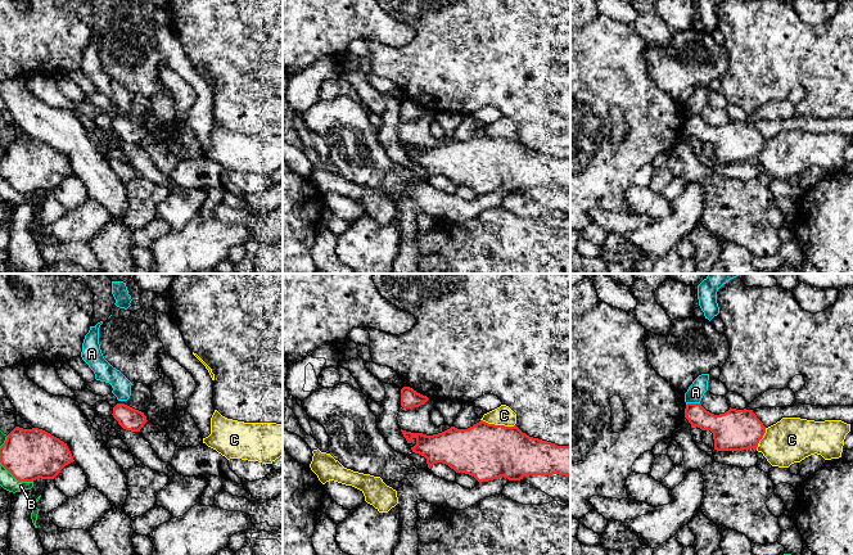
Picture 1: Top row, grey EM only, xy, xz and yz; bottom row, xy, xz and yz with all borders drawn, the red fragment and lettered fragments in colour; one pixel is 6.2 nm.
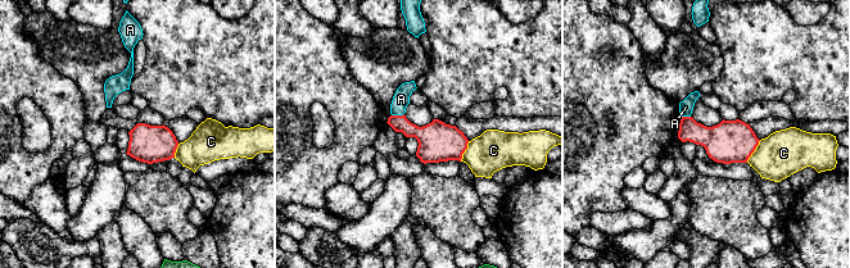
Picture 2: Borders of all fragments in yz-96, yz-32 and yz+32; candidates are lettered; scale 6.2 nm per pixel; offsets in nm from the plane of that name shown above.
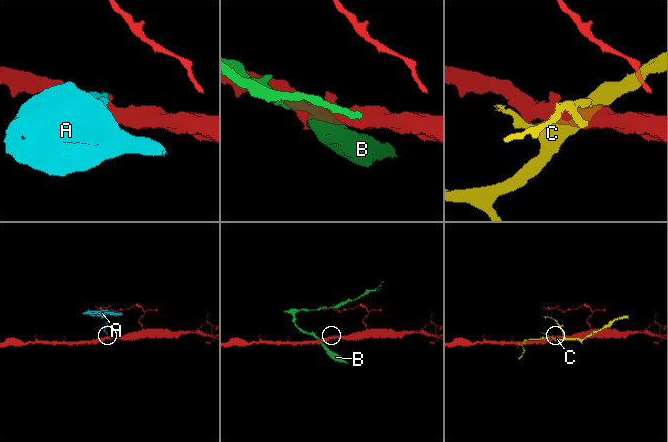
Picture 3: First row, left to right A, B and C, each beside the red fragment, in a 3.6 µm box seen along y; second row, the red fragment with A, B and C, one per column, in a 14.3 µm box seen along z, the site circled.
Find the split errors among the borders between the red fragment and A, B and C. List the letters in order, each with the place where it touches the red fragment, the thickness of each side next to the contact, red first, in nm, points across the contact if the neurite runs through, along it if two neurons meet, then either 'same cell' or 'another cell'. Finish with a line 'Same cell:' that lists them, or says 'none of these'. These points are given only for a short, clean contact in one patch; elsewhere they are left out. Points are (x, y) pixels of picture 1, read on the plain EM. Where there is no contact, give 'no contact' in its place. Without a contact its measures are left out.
A: contact yz (693, 116); calibres 180 and 110 nm; border yz (699, 114), (689, 114), (686, 117); another cell
B: contact xy (16, 190); calibres 320 and 100 nm; another cell
C: contact xz (497, 138); calibres 360 and 120 nm; another cell
Same cell: none of these

